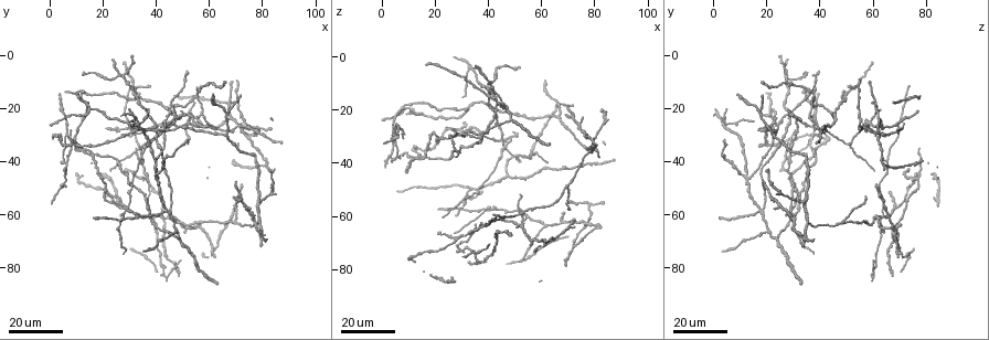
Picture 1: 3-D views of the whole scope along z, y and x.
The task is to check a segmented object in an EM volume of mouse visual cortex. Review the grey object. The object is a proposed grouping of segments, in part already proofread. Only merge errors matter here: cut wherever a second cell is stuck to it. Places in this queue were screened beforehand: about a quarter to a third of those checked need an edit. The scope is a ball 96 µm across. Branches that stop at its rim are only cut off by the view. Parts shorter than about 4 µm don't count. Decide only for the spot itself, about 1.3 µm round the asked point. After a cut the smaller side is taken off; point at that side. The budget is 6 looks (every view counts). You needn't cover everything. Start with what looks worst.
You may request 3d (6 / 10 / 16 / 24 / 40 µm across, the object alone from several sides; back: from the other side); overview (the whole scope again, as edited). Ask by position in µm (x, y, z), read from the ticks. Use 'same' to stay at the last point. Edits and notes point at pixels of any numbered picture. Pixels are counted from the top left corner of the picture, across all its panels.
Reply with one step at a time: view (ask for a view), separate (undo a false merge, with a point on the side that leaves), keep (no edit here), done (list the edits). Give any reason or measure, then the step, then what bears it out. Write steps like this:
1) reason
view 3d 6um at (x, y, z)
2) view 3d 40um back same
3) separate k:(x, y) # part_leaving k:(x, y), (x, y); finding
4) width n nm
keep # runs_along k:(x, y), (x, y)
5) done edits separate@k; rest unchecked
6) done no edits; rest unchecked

thin arm on a thick one
view 3d 24um at (54, 15, 38)

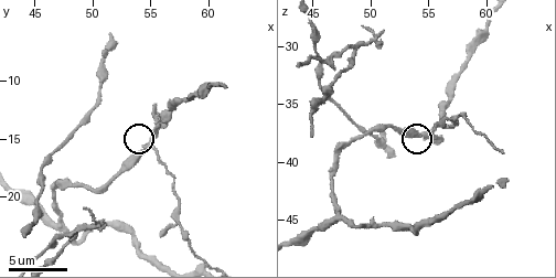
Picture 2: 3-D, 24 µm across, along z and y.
view 3d 6um at (55.2, 15.4, 37.4)

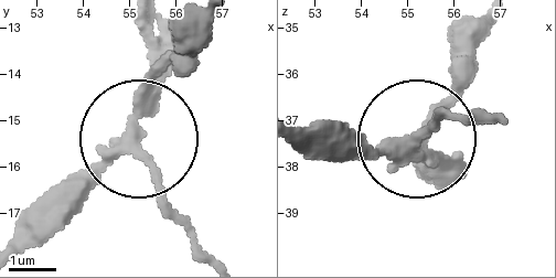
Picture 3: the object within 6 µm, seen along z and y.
width 230 nm
separate 3:(158, 205) # part_leaving 3:(124, 149), (202, 255); two cells meet here

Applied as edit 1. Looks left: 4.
view overview

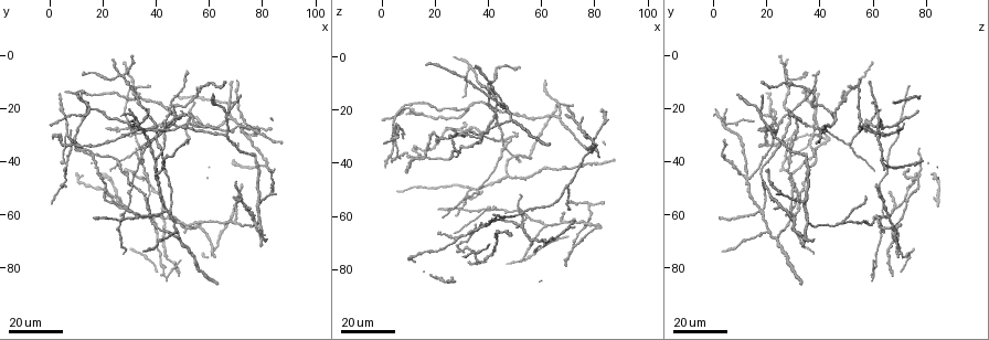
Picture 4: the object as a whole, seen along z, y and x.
side arm on a straight run
view 3d 16um at (37, 47, 76)

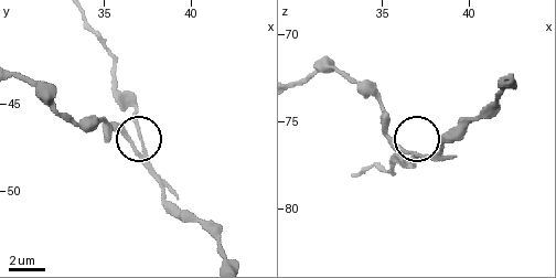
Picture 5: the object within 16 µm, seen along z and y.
view 3d 6um at (36.3, 46.9, 76.8)

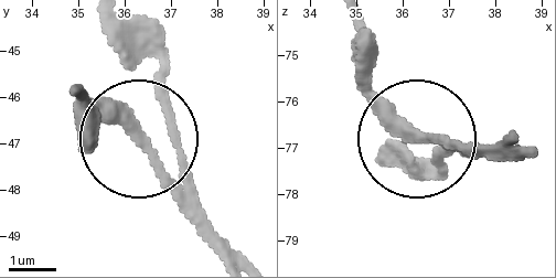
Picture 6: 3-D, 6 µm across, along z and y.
view 3d 6um back at (36.40, 46.80, 76.80)

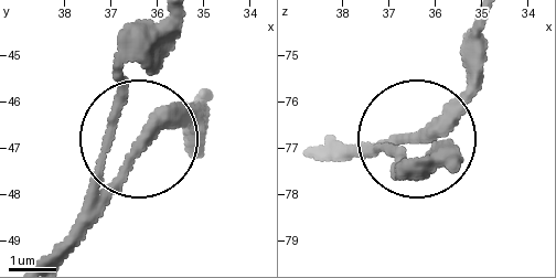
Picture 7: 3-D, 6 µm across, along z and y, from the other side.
width 220 nm
keep # all the same cell

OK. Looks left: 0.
done edits separate@3; rest unchecked

